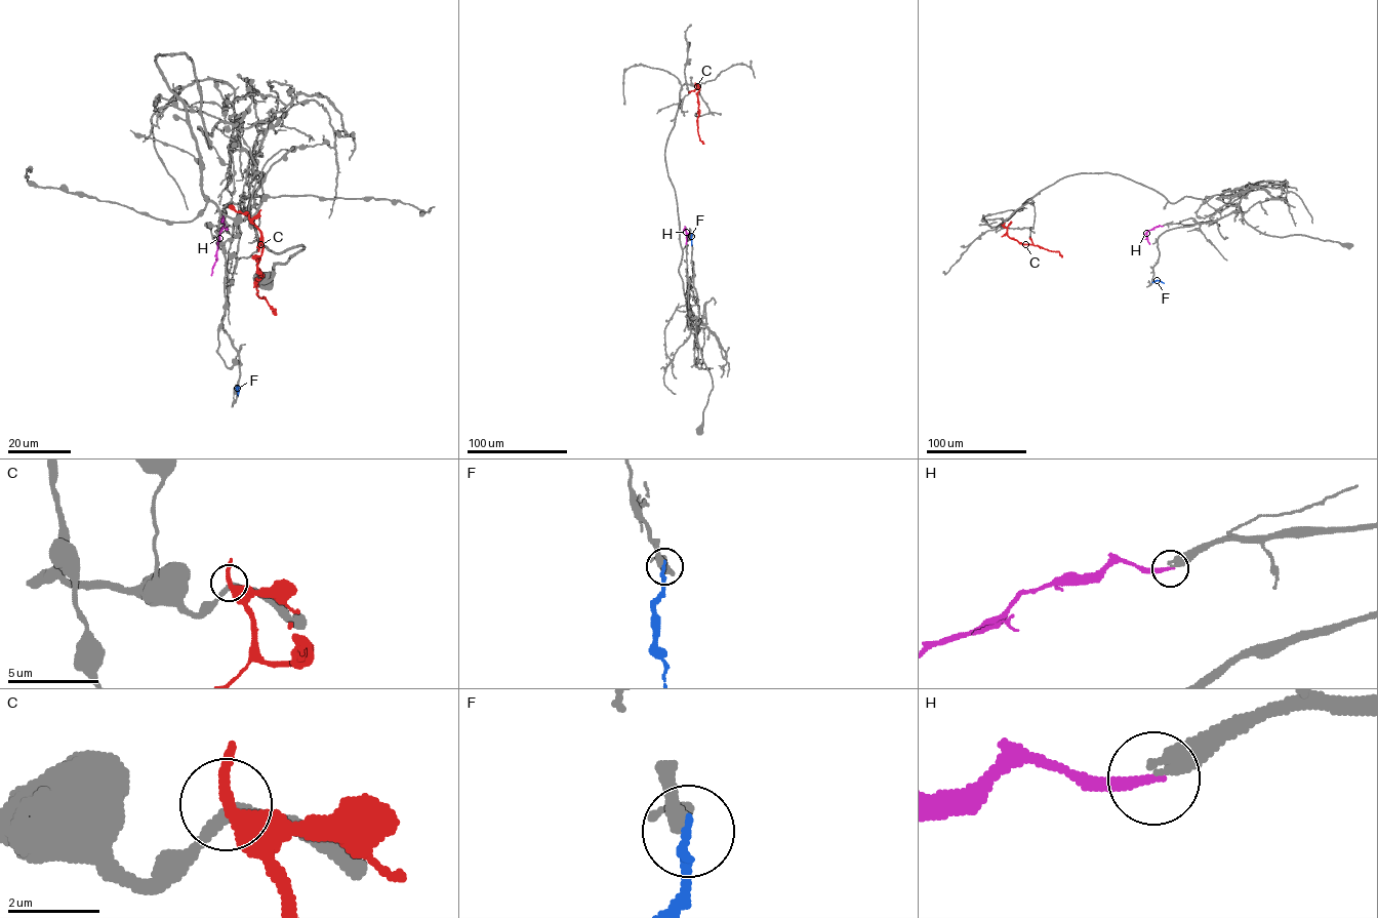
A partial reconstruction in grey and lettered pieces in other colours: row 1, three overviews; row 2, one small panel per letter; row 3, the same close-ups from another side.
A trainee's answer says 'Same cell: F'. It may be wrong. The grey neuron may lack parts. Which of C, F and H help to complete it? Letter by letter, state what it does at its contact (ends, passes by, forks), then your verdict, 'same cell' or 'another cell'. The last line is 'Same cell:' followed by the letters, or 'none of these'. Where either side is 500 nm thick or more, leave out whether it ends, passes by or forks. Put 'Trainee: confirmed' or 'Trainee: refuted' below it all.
C: it passes by | another cell
F: it ends | another cell
H: it ends | same cell
Same cell: H
Trainee: refuted

